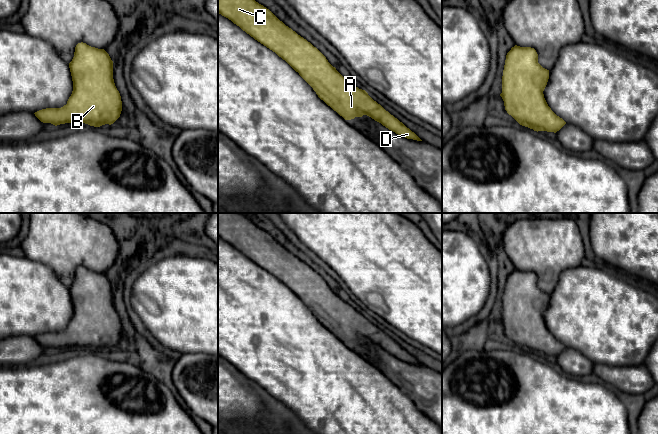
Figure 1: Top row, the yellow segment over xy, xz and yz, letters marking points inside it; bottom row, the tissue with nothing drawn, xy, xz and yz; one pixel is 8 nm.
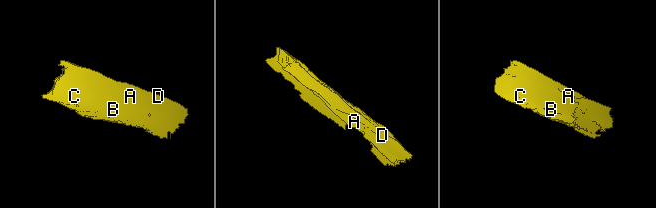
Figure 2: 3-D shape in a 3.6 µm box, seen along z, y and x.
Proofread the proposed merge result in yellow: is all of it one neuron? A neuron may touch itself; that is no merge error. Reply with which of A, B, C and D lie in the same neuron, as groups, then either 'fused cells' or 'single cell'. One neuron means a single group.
groups A B C D; single cell

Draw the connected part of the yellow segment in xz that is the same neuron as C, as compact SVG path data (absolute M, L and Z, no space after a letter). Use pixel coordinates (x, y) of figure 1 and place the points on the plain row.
M218 213L218 237L285 284L313 312L318 321L345 344L367 339L407 363L422 365L402 346L374 325L365 314L343 301L310 266L280 245L269 233L241 213Z

